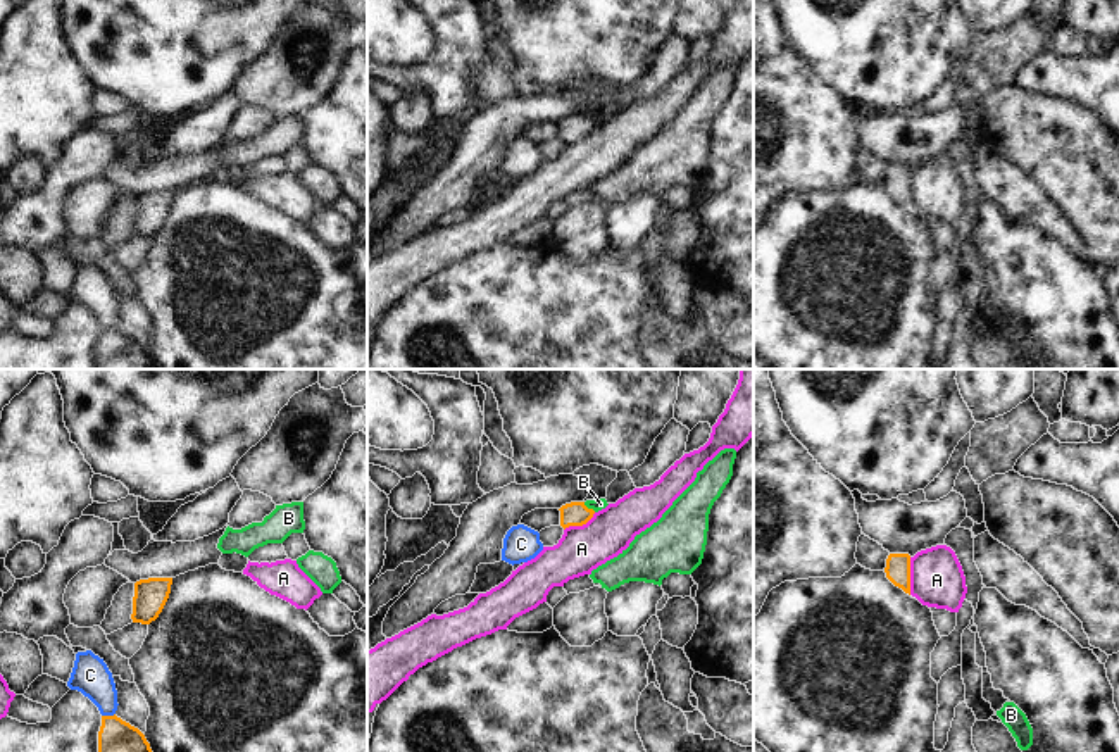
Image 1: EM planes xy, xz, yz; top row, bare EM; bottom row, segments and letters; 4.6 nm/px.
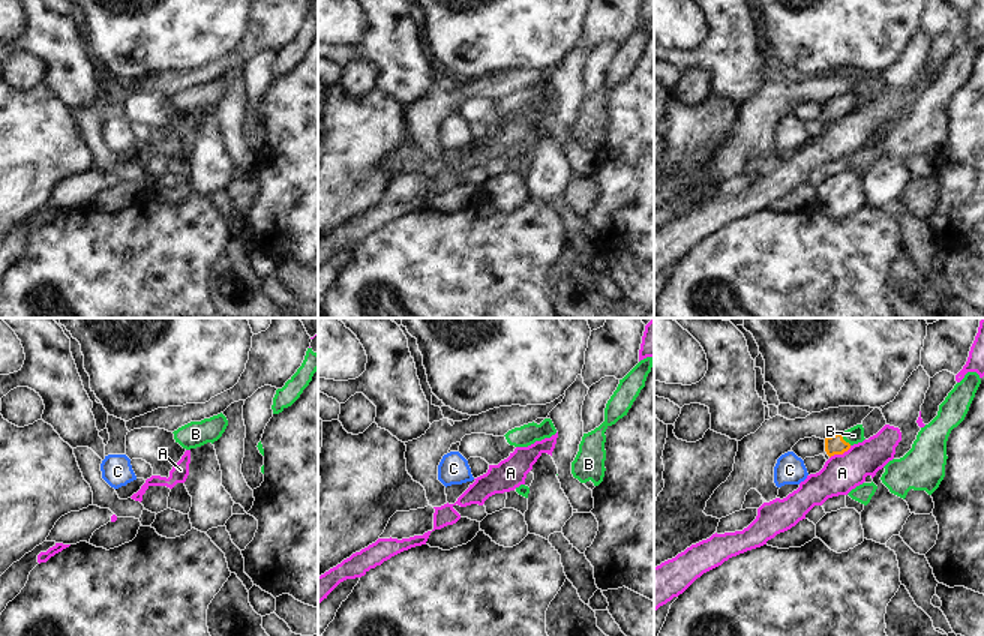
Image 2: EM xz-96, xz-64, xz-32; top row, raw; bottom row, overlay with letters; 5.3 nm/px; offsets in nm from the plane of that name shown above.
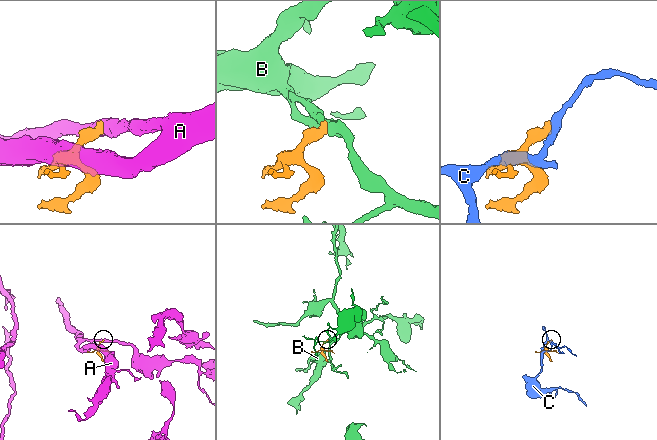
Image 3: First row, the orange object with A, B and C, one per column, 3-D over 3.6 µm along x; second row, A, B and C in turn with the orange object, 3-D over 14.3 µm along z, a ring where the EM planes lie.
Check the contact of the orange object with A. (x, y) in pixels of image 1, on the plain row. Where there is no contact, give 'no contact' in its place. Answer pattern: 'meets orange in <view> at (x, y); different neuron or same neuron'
meets orange in yz at (909, 190); different neuron

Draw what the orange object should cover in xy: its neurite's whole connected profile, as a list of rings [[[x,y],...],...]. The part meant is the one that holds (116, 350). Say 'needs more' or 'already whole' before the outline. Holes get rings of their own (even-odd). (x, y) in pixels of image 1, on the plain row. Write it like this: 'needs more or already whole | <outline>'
already whole | [[[102,329],[98,369],[153,369],[145,348],[114,329]]]

